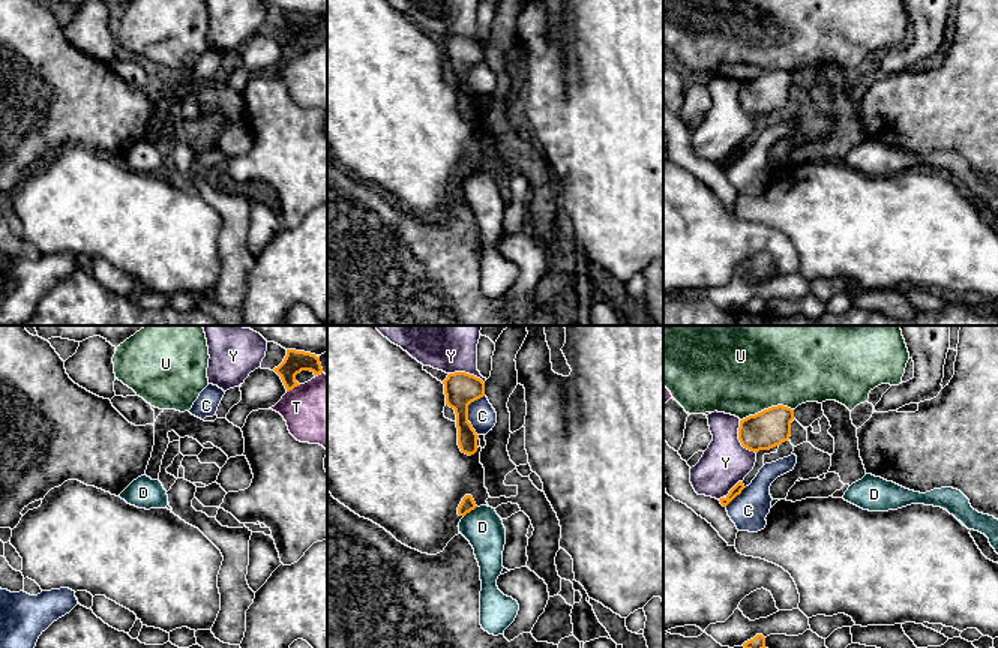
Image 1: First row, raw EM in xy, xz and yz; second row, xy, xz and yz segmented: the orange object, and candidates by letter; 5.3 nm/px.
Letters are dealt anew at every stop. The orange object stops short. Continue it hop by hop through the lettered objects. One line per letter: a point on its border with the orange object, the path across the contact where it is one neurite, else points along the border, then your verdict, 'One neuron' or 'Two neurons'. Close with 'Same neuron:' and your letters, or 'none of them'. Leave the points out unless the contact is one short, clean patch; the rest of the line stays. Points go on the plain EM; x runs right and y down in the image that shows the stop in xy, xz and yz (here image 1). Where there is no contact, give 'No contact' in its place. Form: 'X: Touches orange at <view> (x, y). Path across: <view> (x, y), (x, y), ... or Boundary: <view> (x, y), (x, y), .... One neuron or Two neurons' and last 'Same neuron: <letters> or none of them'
C: Touches orange at xz (467, 77). Two neurons
D: Touches orange at xz (470, 174). Two neurons
T: Touches orange at xy (293, 51). Two neurons
U: Touches orange at yz (766, 74). Two neurons
Y: Touches orange at yz (739, 102). Two neurons
Same neuron: none of them

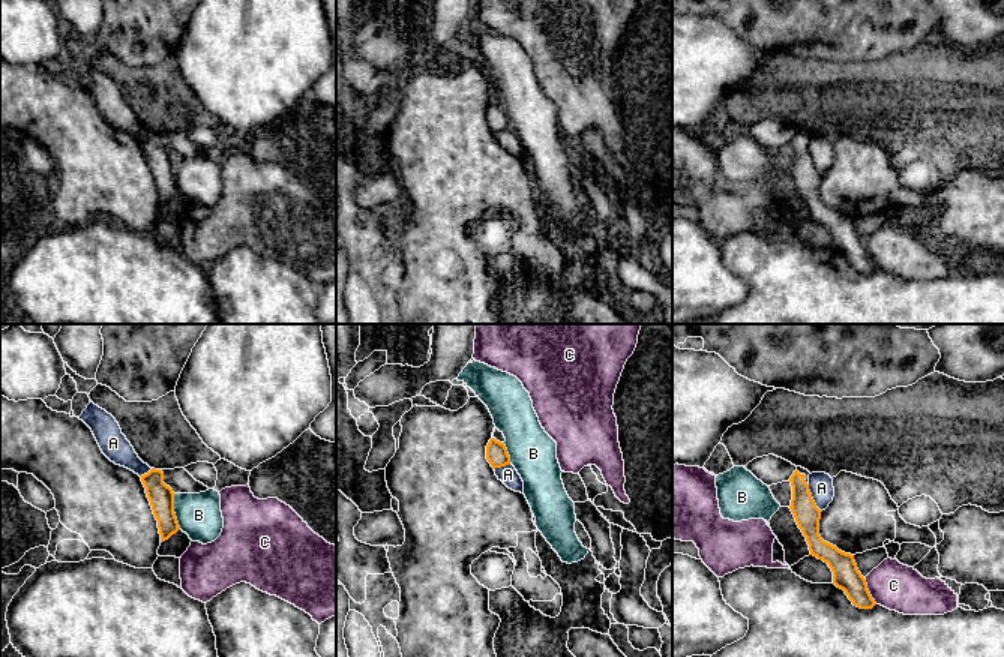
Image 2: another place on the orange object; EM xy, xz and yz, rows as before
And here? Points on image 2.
A: Touches orange at yz (811, 161). Boundary: yz (806, 147), (814, 167), (821, 174). Two neurons
B: Touches orange at xy (173, 176). Boundary: xy (174, 158), (174, 180), (180, 192). Two neurons
C: Touches orange at yz (868, 255). Two neurons
Same neuron: none of them

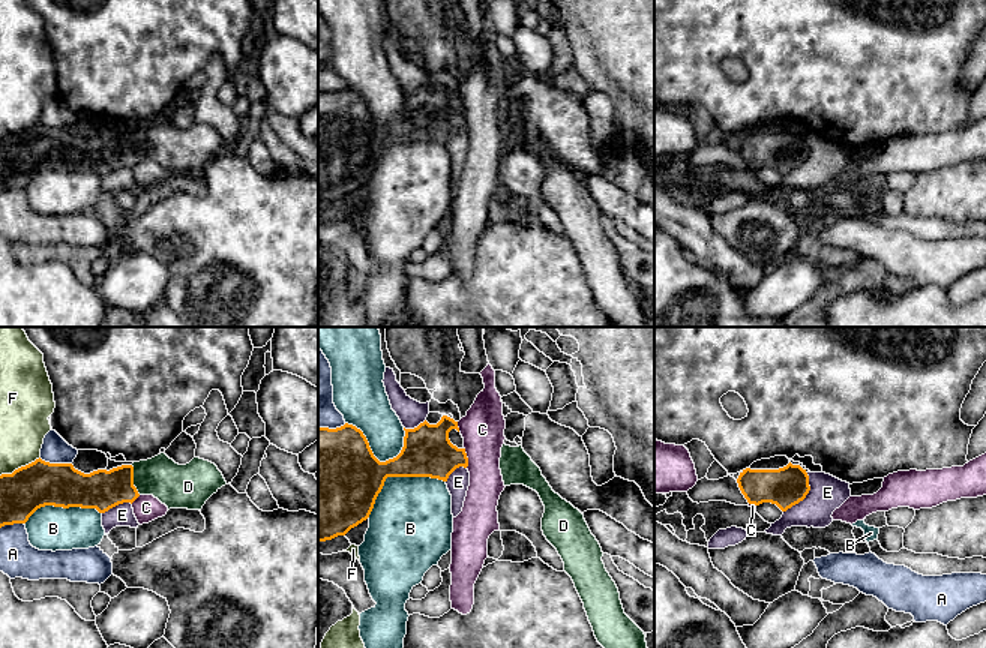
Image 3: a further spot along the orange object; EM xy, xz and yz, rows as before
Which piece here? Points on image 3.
A: Touches orange at xy (56, 128). Two neurons
B: Touches orange at xz (395, 140). Two neurons
C: Touches orange at xz (467, 122). Two neurons
D: Touches orange at xy (132, 144). Path across: xy (101, 153), (132, 144), (167, 144), (177, 150). One neuron
E: Touches orange at yz (806, 158). Two neurons
F: Touches orange at xy (21, 131). Two neurons
Same neuron: D

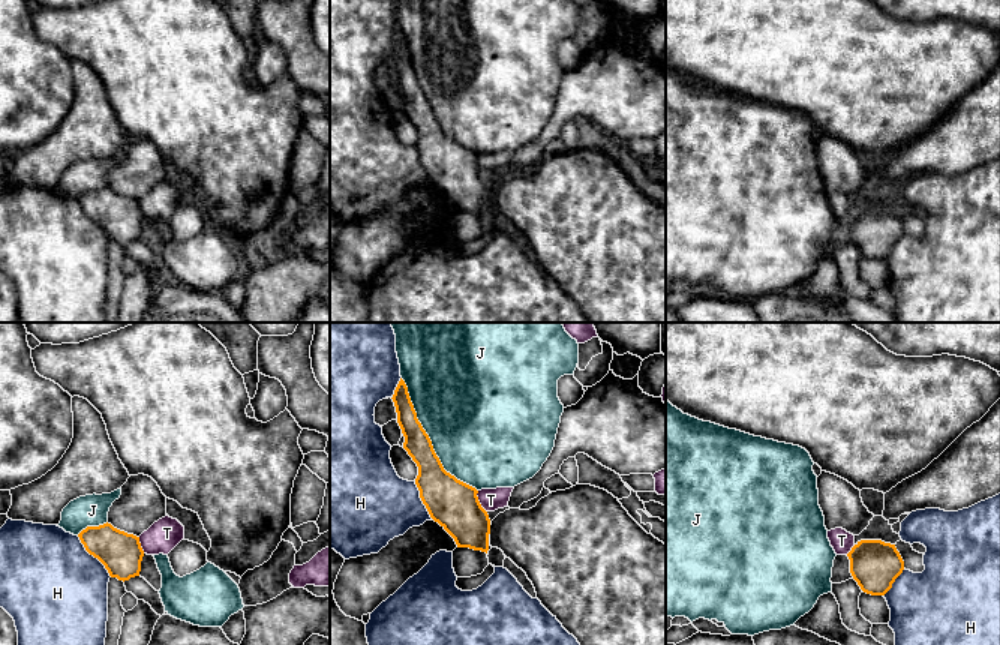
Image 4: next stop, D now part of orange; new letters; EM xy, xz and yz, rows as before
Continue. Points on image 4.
H: Touches orange at xy (93, 219). Two neurons
J: Touches orange at xz (429, 104). Two neurons
T: Touches orange at xz (479, 165). Boundary: xz (477, 155), (477, 164), (486, 176). Two neurons
Same neuron: none of them

